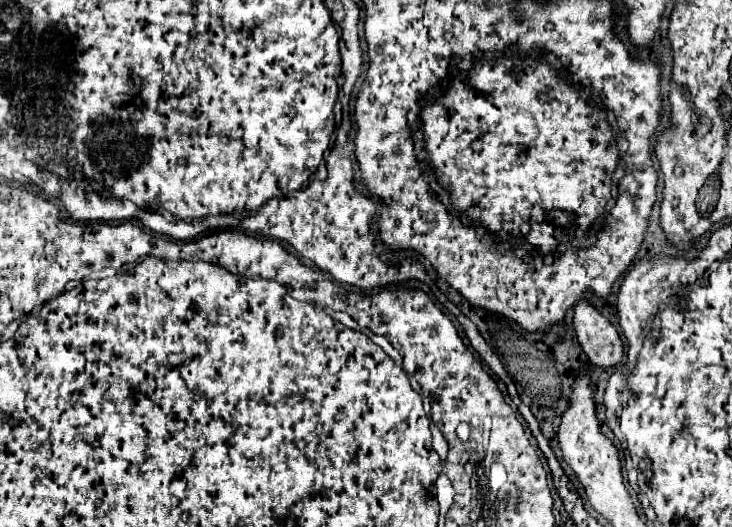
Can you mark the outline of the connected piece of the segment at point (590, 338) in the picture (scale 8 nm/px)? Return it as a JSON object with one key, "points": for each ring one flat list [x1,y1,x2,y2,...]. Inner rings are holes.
{"points":[[586,298,574,306,574,330,590,364,610,368,622,362,624,344,618,330]]}

